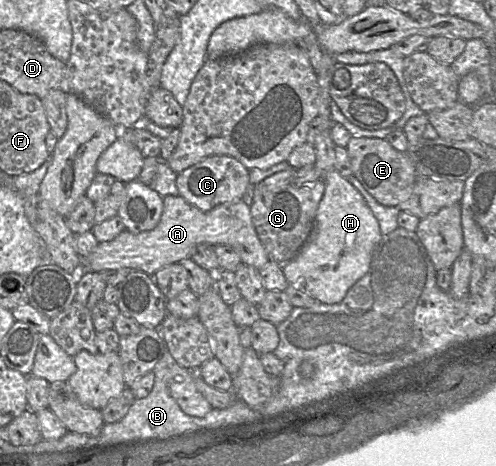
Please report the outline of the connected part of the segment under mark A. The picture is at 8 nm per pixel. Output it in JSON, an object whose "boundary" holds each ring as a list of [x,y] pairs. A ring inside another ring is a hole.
{"boundary":[[[169,195],[163,198],[162,216],[154,229],[141,233],[124,230],[113,240],[99,243],[87,258],[83,258],[83,267],[93,272],[131,268],[154,275],[169,264],[190,258],[200,243],[230,245],[237,250],[242,263],[258,270],[269,261],[252,222],[250,205],[244,199],[202,211],[180,195]]]}

